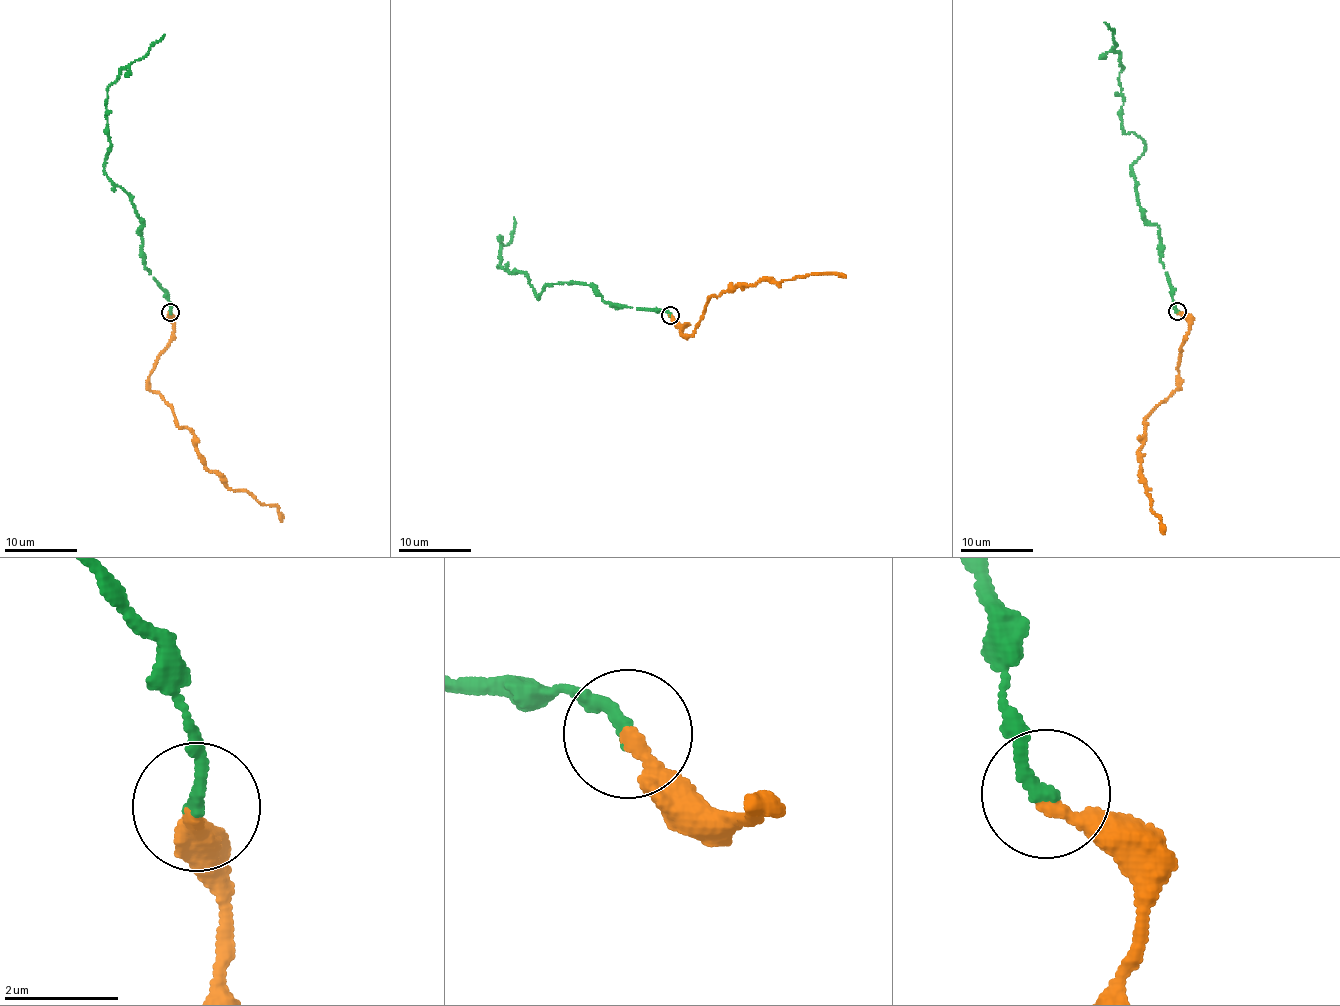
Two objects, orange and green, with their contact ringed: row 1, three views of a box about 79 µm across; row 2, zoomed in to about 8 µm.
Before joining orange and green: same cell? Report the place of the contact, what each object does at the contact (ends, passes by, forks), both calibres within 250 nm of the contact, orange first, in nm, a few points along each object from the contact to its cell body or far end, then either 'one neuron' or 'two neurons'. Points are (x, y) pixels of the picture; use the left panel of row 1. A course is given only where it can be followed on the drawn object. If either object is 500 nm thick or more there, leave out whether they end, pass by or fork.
at (170, 312); orange ends there; green ends there; 280 nm thick on the orange side, 240 nm on the other; orange runs (169, 312), (173, 334), (149, 375), (149, 389), (194, 436), (202, 463), (228, 488), (274, 504), (281, 521); green runs (170, 312), (169, 294), (144, 267), (142, 224), (134, 205), (104, 170), (111, 146), (108, 86), (165, 34); one neuron

